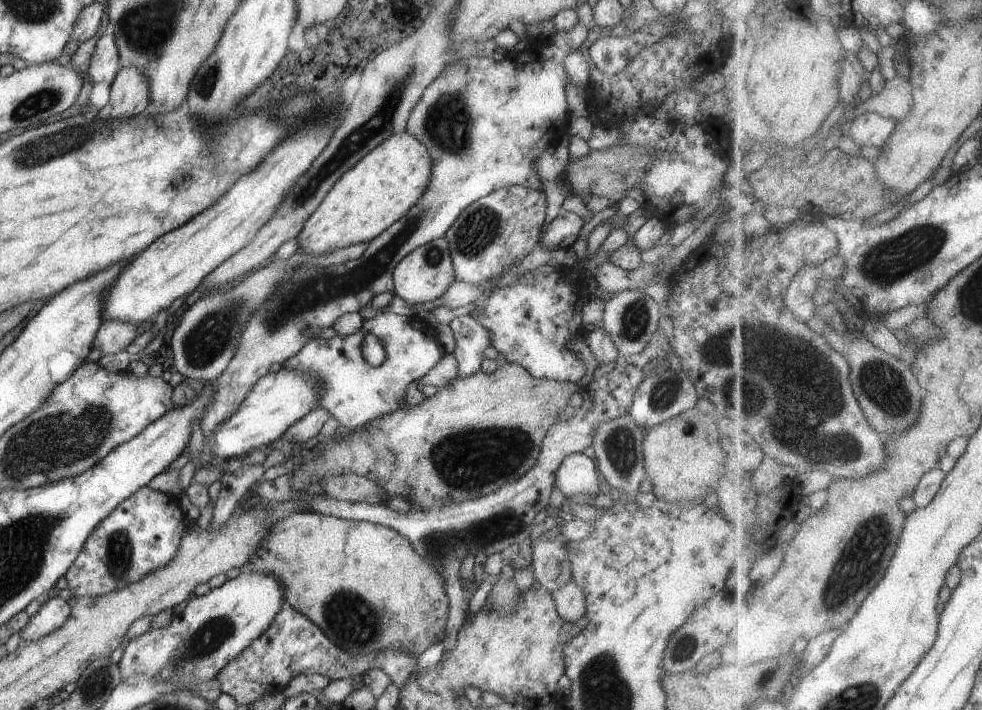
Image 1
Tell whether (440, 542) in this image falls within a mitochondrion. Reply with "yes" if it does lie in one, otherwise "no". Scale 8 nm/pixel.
yes

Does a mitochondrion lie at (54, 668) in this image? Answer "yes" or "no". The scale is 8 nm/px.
no

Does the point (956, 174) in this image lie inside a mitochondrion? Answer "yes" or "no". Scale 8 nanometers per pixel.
no

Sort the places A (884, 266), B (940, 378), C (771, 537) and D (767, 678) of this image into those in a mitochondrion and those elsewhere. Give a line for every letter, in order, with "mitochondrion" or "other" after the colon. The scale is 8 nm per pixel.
A: mitochondrion
B: other
C: other
D: mitochondrion

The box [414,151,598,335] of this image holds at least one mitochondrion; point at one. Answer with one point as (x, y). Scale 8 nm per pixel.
(476, 232)

